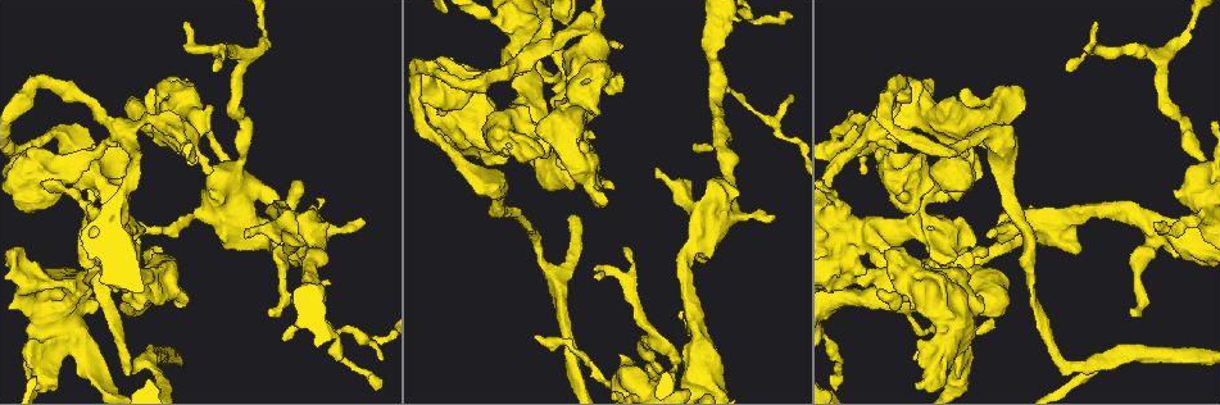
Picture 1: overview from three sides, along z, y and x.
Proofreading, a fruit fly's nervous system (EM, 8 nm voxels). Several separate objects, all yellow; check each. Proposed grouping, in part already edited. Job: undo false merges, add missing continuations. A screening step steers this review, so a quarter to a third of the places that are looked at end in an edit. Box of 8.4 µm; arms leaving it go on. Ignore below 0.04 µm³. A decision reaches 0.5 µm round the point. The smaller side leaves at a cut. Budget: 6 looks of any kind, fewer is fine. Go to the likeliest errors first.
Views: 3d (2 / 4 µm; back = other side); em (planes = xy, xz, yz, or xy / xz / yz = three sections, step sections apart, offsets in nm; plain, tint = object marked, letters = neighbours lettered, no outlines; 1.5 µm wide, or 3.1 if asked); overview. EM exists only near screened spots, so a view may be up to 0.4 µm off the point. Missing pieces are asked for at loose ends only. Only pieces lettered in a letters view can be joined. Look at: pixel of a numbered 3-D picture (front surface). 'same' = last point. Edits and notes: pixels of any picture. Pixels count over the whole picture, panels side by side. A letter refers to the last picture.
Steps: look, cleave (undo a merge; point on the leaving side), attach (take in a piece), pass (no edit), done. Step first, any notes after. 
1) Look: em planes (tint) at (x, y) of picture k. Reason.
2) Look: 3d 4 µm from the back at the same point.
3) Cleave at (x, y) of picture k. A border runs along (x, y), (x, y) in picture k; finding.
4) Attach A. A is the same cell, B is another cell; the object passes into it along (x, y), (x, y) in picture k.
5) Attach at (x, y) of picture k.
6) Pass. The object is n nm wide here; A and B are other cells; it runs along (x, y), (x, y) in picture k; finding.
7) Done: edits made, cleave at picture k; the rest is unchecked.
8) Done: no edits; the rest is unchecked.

Look: em xy step 8 (tint) at (595, 136) of picture 1. Stops while still wide.

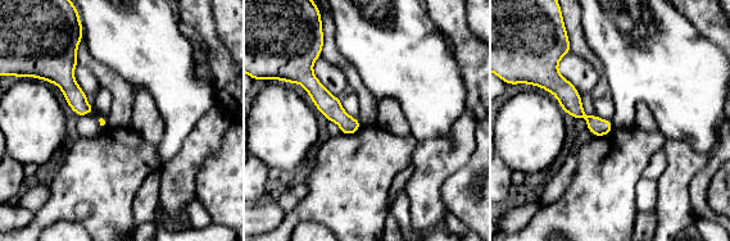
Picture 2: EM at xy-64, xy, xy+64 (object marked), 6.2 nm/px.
Look: em planes (letters) at the same point. Cut it another way.

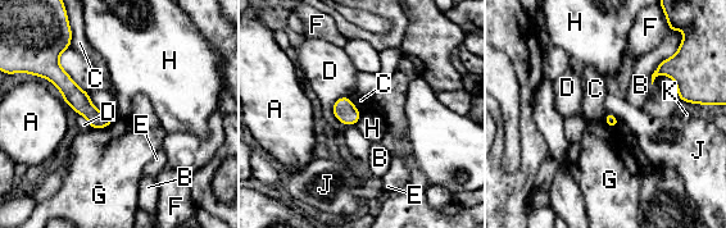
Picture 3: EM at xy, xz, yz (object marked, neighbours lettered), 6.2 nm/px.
Pass. A, B, C, D, E, F, G, H, J and K are other cells; a border runs along (362, 113), (355, 123) in picture 3; none of them fits.

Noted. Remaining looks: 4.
Look: em yz step 4 (letters) at (1097, 24) of picture 1. Branch stops here.

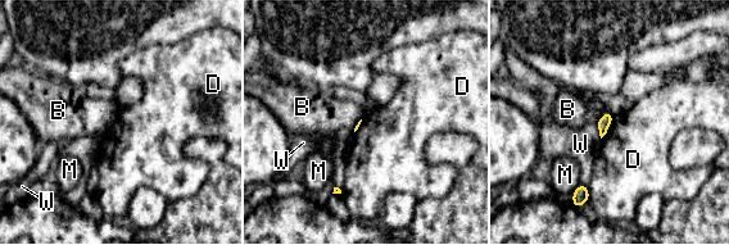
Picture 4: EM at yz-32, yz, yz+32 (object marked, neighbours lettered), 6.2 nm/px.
Look: em planes (letters) at the same point. Another direction.

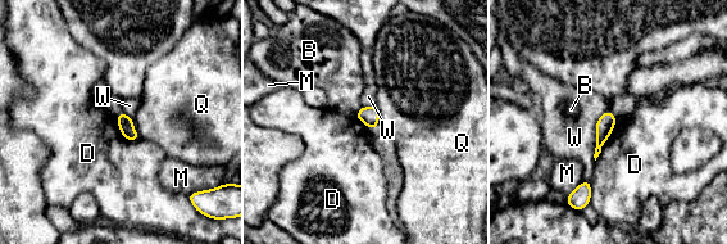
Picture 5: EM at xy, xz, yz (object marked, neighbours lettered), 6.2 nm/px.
Pass. The object is 100 nm wide here; B, D, M, Q and W are other cells; a border runs along (617, 118), (612, 134), (595, 161) in picture 5; no lettered piece goes on from it.

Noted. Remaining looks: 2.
Look: em planes (plain) at (284, 341) of picture 1. Free end.

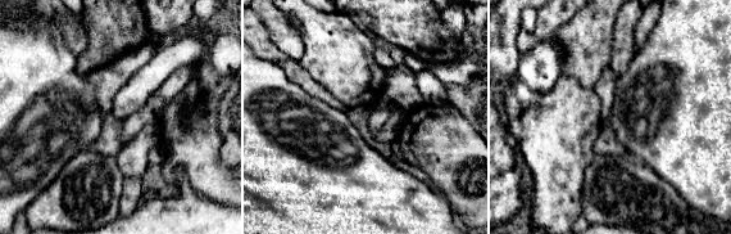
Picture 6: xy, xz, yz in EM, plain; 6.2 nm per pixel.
Look: em planes (letters) at the same point. What lies round it.

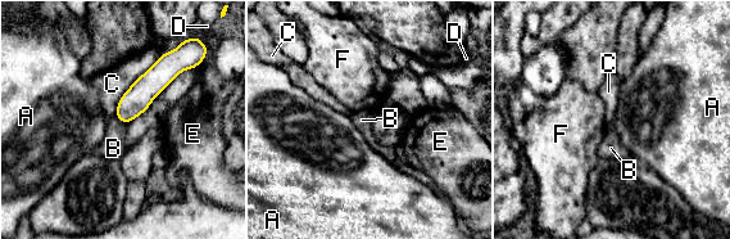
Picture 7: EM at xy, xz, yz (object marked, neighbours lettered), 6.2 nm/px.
Pass. A, B, C, D, E and F are other cells; none of them fits.

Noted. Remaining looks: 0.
Done: no edits; the rest is unchecked.

